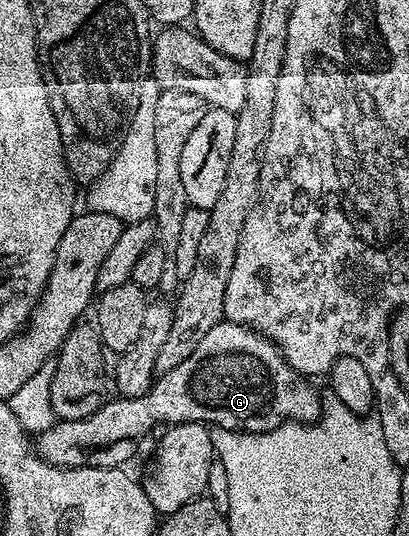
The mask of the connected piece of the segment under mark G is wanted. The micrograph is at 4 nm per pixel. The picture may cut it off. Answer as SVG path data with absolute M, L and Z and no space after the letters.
M221 321L198 341L198 349L194 349L182 365L163 372L145 395L133 399L112 397L90 417L53 422L53 427L46 428L37 439L35 436L34 450L52 467L120 467L135 453L136 442L150 434L159 423L203 423L209 428L250 433L269 431L289 421L310 424L320 418L322 395L308 383L311 382L284 360L284 354L265 335L240 323Z

